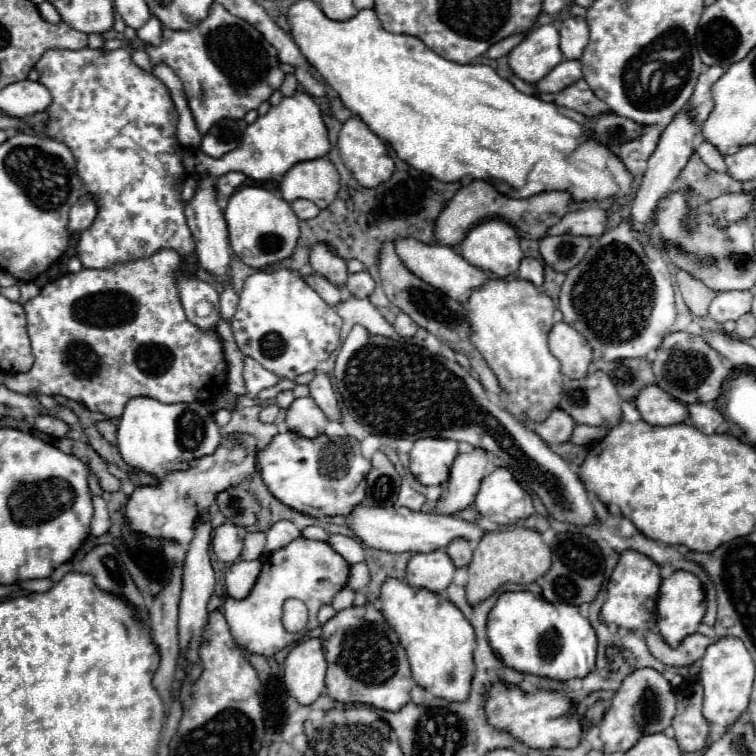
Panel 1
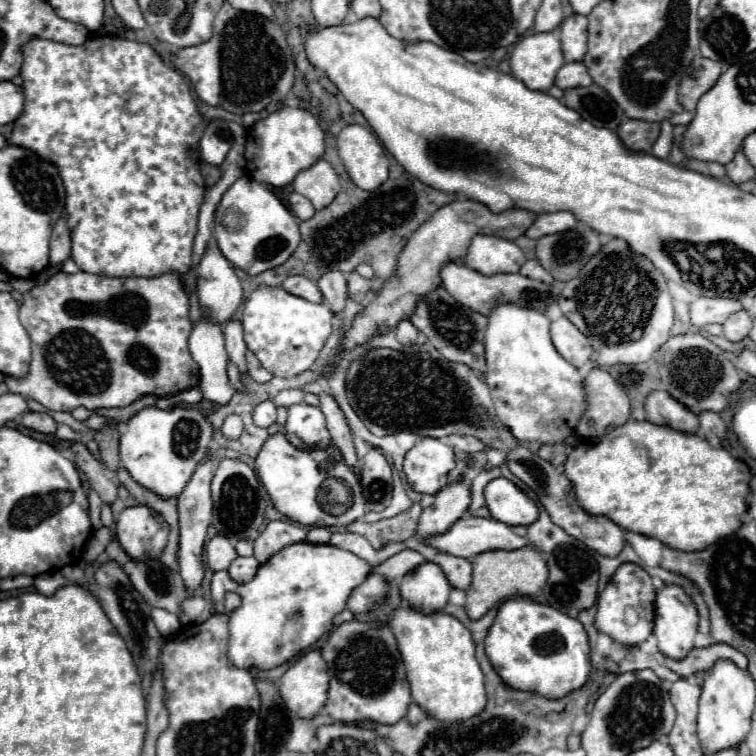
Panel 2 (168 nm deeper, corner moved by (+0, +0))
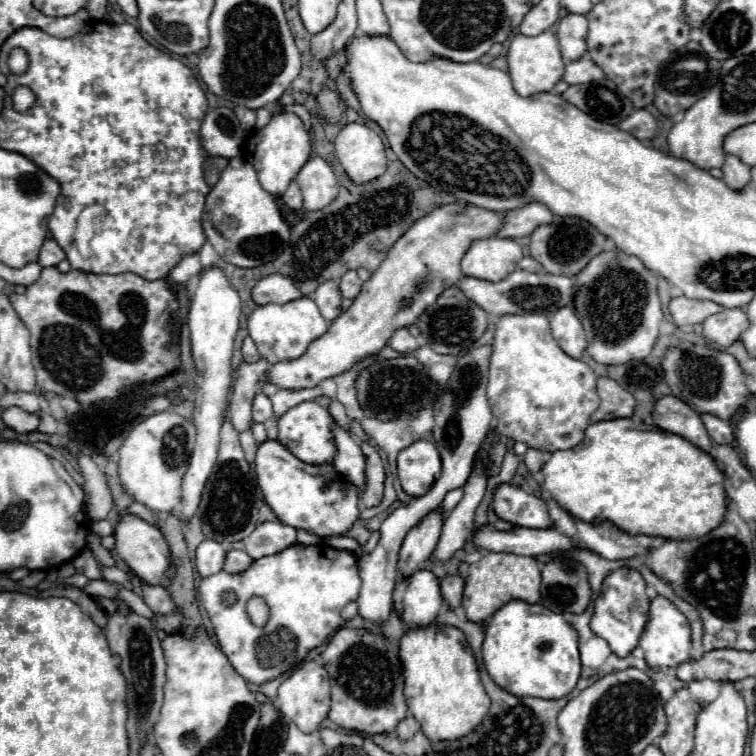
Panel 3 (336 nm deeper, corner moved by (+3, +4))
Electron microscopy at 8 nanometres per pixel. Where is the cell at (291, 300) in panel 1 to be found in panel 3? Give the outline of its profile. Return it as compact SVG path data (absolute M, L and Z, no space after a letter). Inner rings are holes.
M308 296L286 302L286 304L264 304L256 306L248 316L248 334L254 340L260 356L268 364L288 362L300 358L312 340L320 338L328 330L328 320L320 314L316 302Z

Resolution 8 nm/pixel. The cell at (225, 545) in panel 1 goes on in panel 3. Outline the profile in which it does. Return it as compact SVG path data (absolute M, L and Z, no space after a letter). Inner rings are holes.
M204 540L196 550L196 570L198 570L198 574L204 578L204 576L220 572L222 566L224 566L224 556L226 556L226 550L222 548L220 542Z

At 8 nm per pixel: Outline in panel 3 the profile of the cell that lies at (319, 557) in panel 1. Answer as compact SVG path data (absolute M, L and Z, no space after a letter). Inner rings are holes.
M292 544L284 548L284 552L254 560L244 574L220 570L218 574L202 578L198 586L200 602L212 620L222 652L236 672L254 684L268 682L298 666L312 648L320 646L344 626L340 610L356 600L358 590L360 576L354 552L336 550L326 544ZM224 590L232 590L238 596L238 602L230 608L222 606L220 596ZM254 596L260 596L270 608L270 618L264 626L254 626L246 614L246 602Z

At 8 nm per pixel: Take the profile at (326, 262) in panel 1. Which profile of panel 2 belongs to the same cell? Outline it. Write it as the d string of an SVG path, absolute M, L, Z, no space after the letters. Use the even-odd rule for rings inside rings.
M327 272L319 282L317 282L325 304L331 308L331 312L341 312L345 308L347 300L347 280L345 274L341 272Z

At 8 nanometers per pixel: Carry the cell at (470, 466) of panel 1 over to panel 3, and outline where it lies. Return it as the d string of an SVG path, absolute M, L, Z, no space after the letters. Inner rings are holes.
M436 508L428 516L424 516L424 520L420 520L420 524L416 524L416 528L410 528L408 536L404 538L404 544L400 550L400 560L398 560L400 570L404 570L404 576L422 568L424 562L430 558L430 554L434 552L434 548L440 540L444 516L446 516L446 512Z

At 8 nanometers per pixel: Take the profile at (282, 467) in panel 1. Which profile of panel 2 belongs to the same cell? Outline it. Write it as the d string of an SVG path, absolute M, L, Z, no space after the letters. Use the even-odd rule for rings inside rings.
M277 432L277 434L269 436L269 440L259 450L259 454L255 458L255 470L261 478L273 506L277 508L277 512L281 512L289 520L295 520L303 526L347 526L365 514L365 500L361 496L359 478L353 472L353 468L343 464L343 458L339 456L339 450L335 446L329 446L325 450L321 450L321 448L299 450L293 444L289 444L285 434ZM329 476L345 480L353 490L353 506L341 516L325 514L315 500L317 488L321 486L323 478L329 478Z

